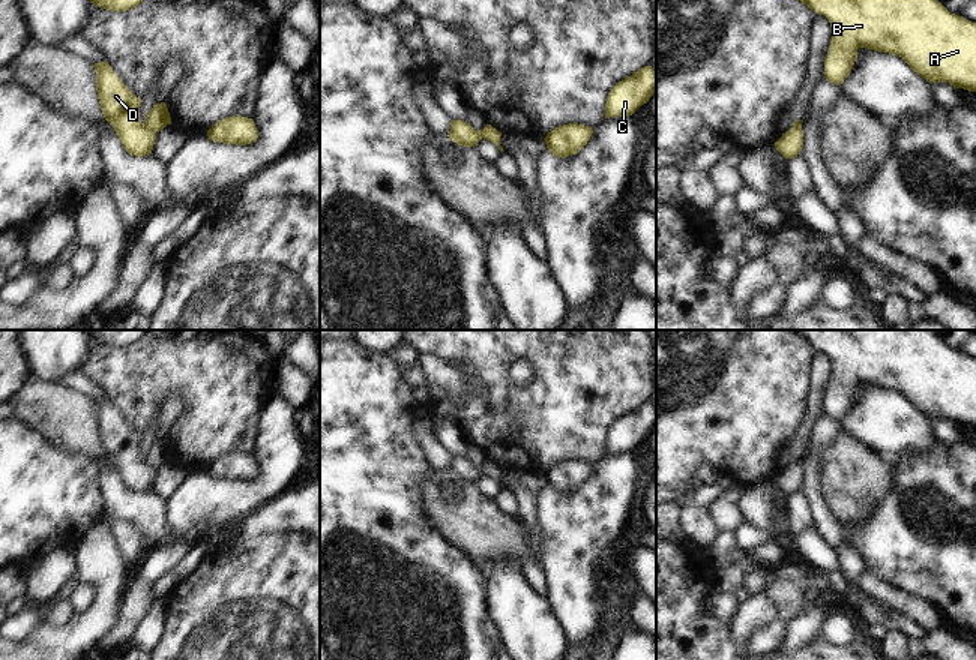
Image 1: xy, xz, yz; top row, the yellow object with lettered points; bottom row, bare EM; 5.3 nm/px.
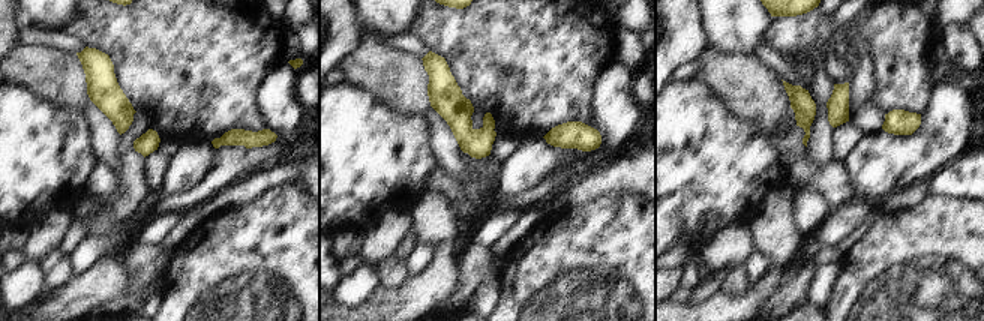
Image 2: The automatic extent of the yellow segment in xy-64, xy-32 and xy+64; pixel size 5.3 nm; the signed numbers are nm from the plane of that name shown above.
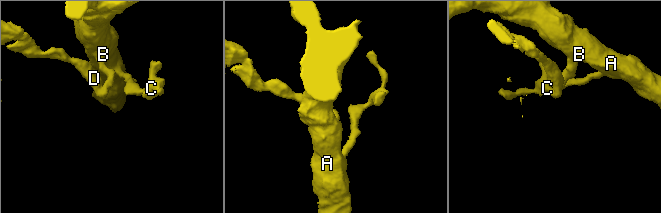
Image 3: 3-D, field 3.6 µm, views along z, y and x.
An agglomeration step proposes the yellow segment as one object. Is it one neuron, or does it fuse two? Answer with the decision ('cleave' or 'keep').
cleave

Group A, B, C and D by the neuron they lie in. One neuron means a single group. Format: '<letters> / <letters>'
A B C / D

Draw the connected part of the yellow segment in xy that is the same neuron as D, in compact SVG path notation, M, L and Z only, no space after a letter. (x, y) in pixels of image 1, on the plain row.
M104 396L93 400L104 454L113 462L125 486L137 494L152 490L156 468L140 458L138 435Z

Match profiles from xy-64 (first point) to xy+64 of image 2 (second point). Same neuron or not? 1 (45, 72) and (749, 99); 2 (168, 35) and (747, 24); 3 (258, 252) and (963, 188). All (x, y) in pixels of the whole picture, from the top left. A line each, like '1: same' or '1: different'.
1: same
2: different
3: different

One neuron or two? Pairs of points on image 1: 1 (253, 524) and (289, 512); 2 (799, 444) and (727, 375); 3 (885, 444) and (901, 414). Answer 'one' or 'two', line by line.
1: one
2: two
3: one

